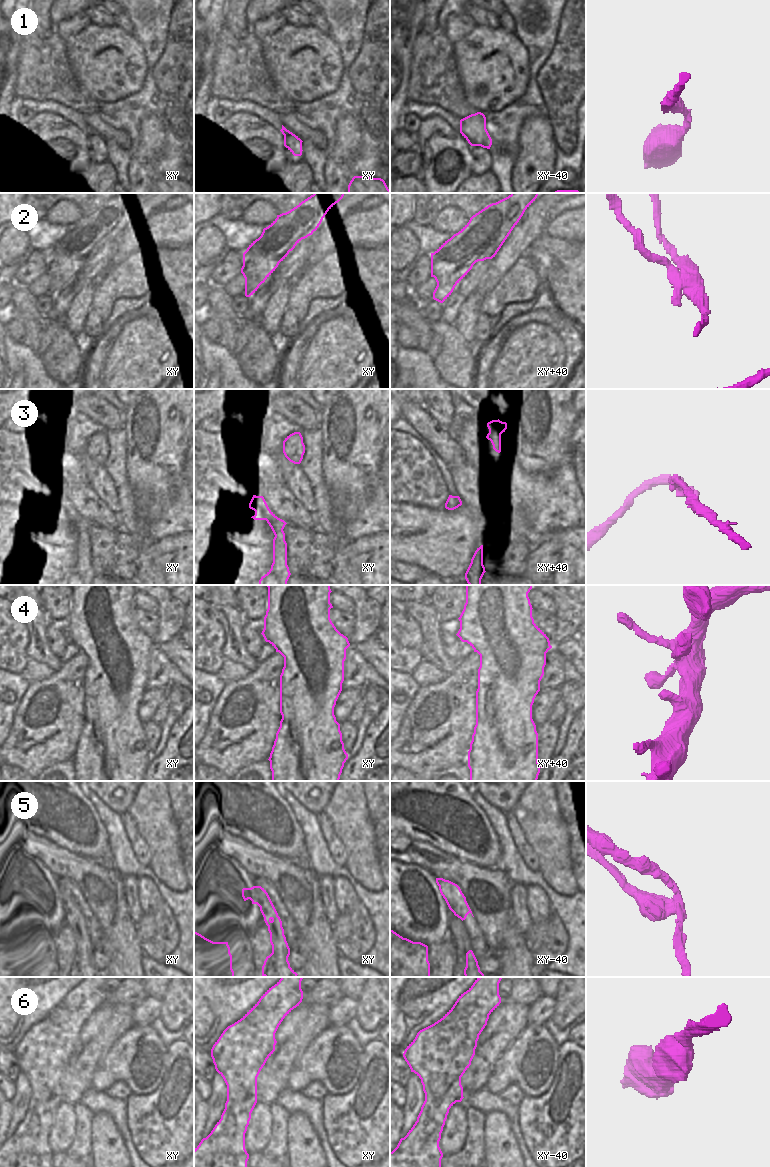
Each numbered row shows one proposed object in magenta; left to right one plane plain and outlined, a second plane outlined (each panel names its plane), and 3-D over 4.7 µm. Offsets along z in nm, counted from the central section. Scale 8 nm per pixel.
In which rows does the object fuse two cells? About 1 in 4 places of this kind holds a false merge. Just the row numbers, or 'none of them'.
2, 5

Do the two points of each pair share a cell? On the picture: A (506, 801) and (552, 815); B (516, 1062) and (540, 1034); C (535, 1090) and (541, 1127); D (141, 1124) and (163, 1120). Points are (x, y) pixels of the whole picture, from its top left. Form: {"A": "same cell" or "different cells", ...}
{"A": "different cells", "B": "same cell", "C": "different cells", "D": "same cell"}

